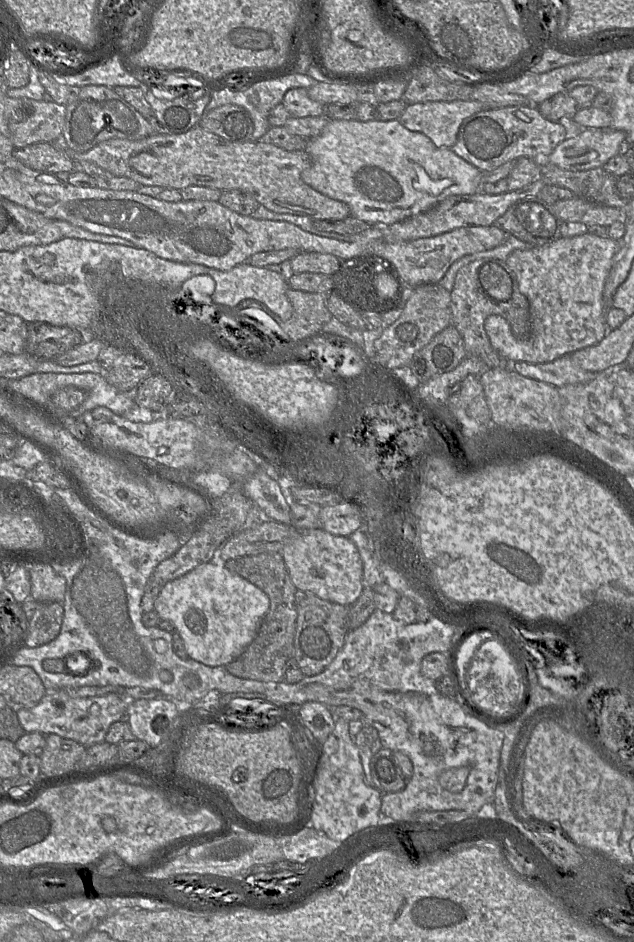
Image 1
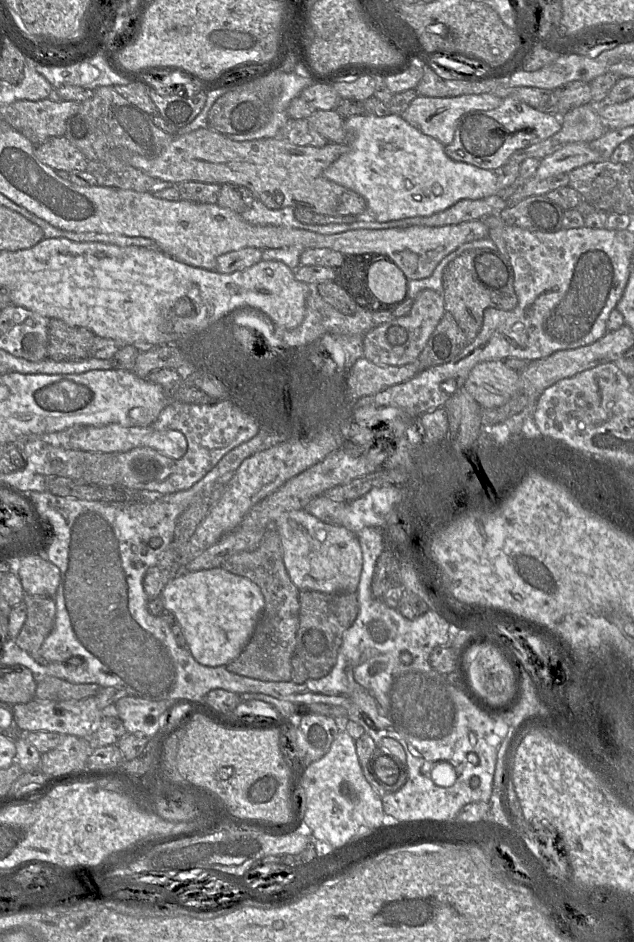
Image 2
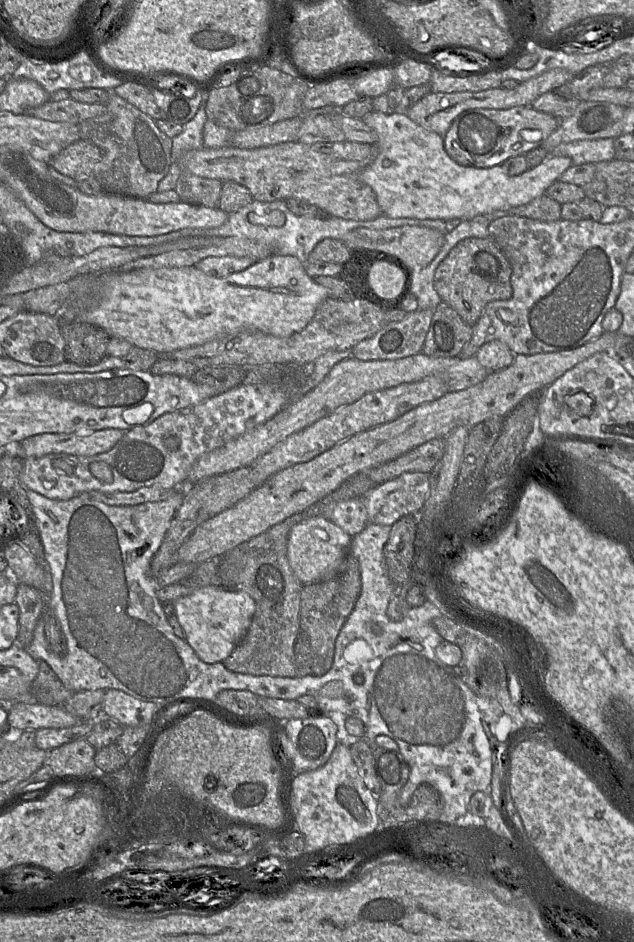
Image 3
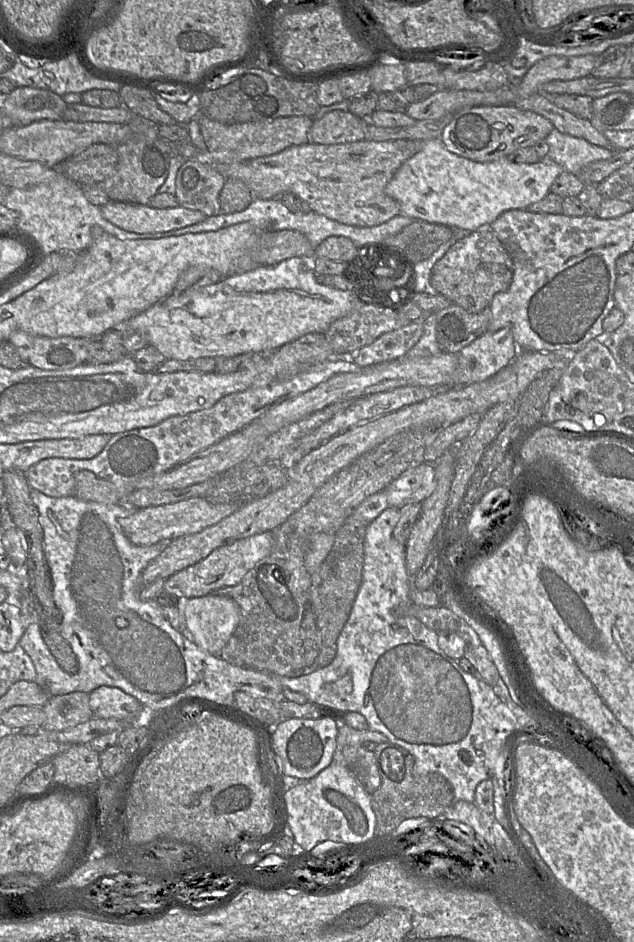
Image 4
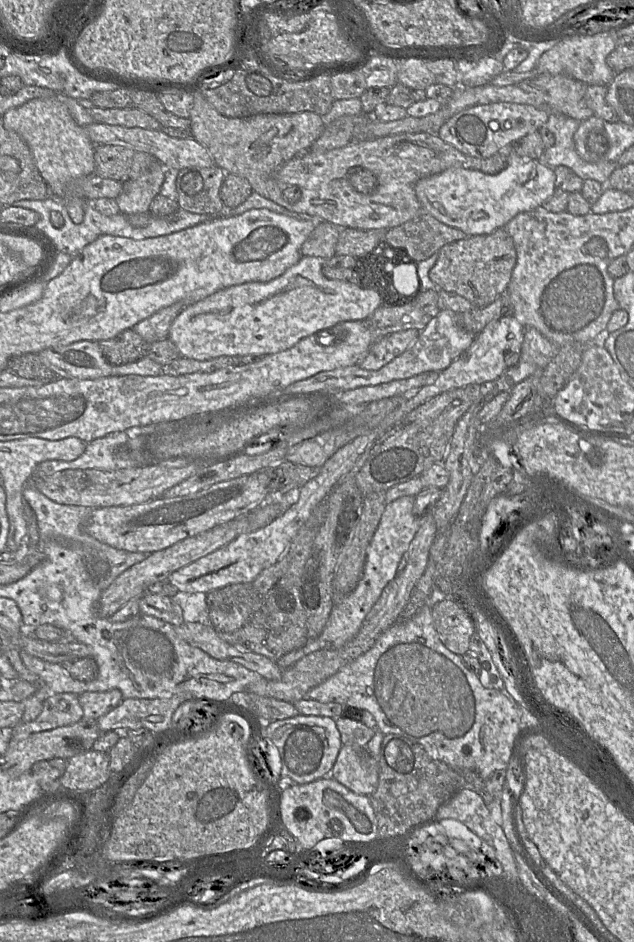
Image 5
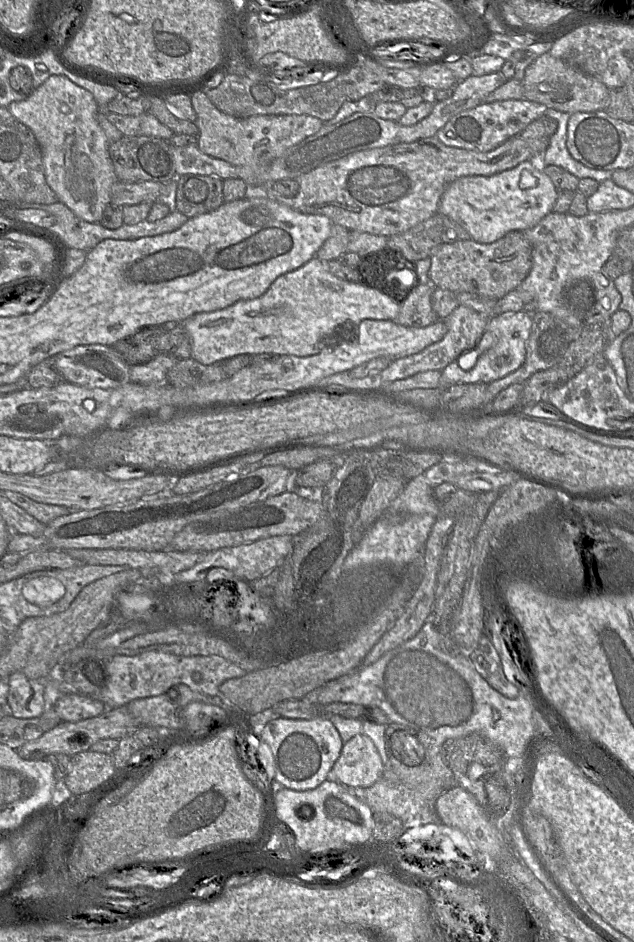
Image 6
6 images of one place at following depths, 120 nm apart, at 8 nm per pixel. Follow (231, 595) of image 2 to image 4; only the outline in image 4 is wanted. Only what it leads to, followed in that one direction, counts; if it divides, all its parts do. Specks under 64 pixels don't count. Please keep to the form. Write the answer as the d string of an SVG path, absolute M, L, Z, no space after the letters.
M208 594L188 598L183 619L192 641L204 651L219 656L239 623L239 608L229 597Z

